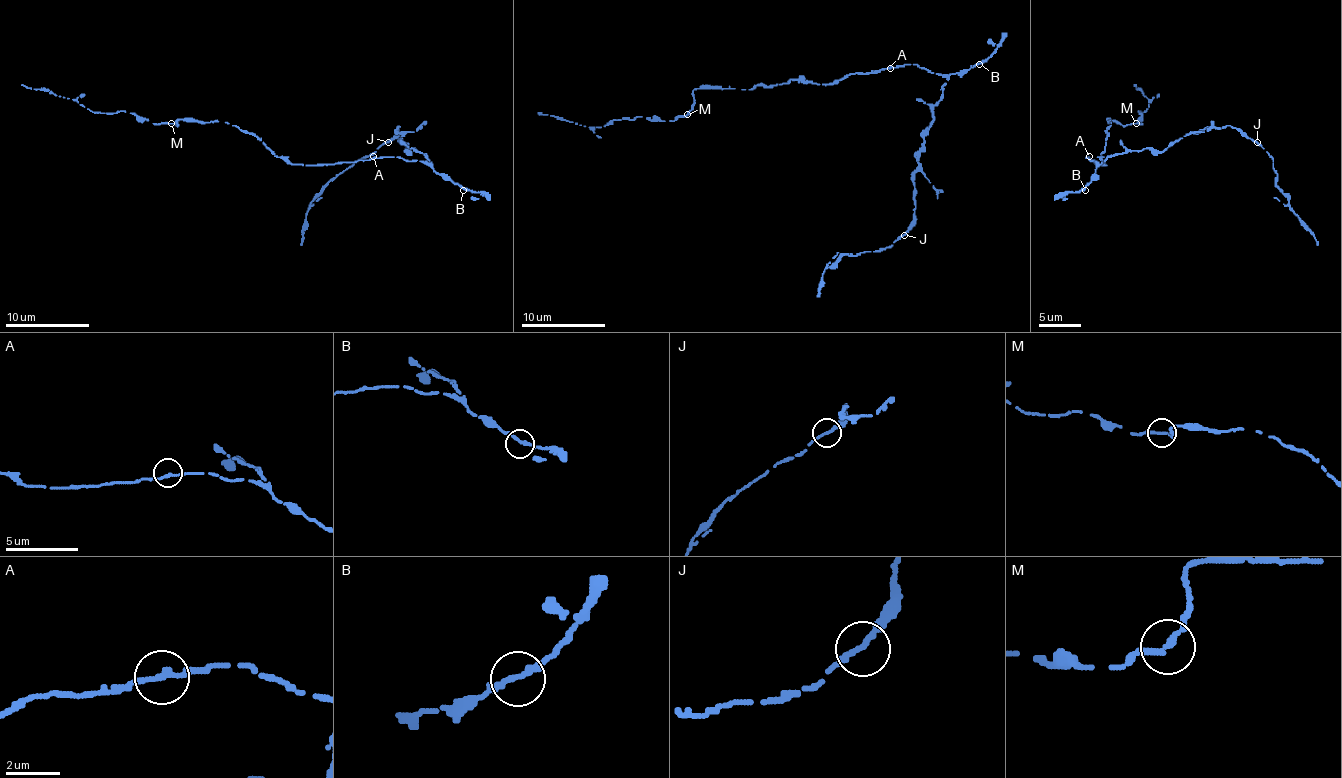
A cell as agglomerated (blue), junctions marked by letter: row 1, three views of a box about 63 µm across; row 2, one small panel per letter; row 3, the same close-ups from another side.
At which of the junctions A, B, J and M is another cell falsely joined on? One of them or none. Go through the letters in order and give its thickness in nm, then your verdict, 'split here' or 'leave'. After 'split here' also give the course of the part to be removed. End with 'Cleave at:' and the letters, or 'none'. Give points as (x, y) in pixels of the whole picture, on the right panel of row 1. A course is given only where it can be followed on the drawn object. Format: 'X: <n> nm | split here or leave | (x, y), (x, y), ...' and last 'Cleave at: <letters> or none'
A: 220 nm | leave
B: 240 nm | leave
J: 200 nm | leave
M: 220 nm | leave
Cleave at: none

